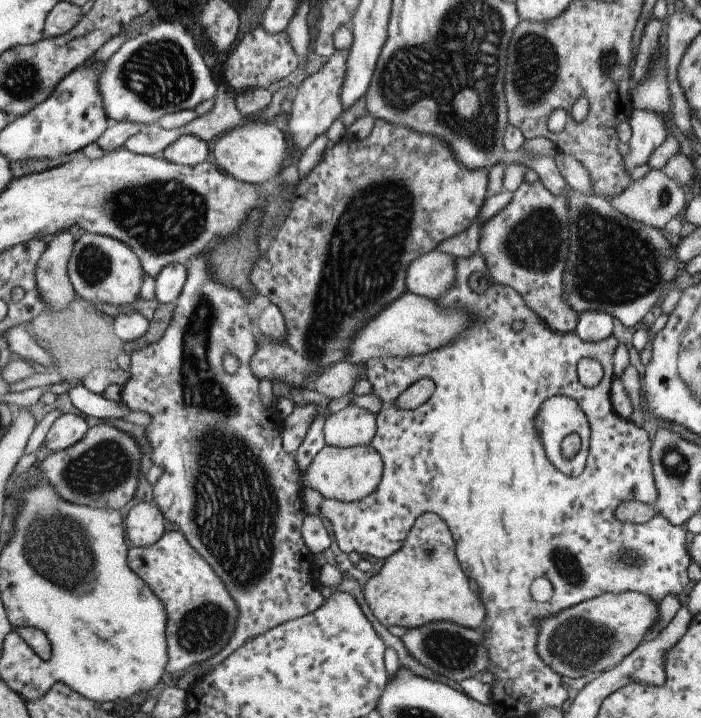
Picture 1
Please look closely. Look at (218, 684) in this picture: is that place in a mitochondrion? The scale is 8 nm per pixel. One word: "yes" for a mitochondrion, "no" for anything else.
no

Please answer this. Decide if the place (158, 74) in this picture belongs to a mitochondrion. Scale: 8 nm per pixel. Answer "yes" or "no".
yes

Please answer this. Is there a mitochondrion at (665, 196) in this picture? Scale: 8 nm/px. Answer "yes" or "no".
yes

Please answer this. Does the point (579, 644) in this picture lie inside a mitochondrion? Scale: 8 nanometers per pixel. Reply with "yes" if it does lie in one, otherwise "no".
yes

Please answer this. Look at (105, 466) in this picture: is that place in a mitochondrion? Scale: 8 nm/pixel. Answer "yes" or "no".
yes

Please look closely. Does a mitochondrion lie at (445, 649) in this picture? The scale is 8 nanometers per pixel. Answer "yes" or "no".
yes

